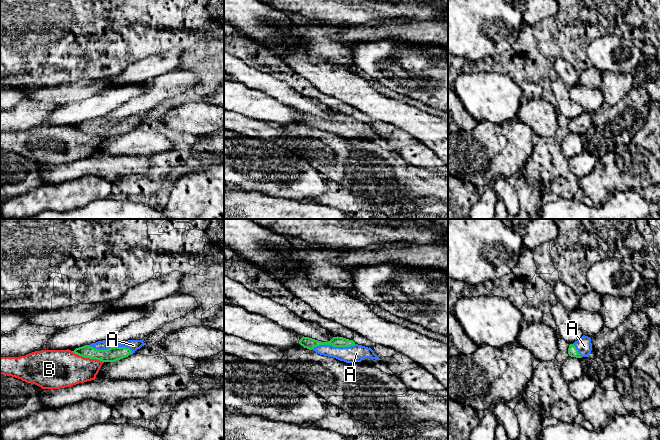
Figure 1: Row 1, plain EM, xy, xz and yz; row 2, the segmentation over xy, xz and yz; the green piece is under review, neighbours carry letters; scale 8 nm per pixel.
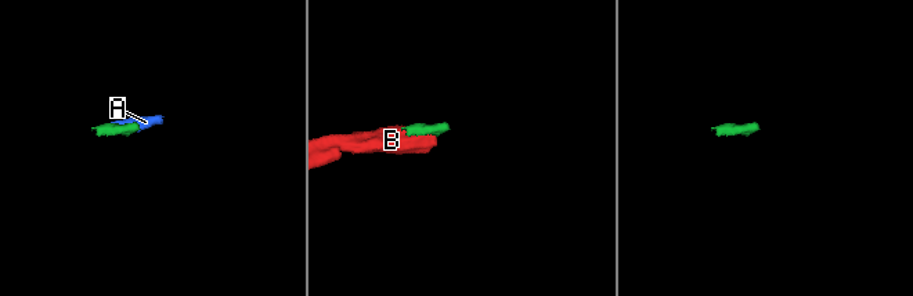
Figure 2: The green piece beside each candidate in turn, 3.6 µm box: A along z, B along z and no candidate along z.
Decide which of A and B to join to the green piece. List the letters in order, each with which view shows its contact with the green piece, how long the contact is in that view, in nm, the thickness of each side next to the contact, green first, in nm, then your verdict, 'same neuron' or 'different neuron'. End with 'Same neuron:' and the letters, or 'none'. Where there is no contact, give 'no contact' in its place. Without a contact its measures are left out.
A: xy | 360 nm | 120/90 nm | same neuron
B: xy | 280 nm | 120/300 nm | different neuron
Same neuron: A

